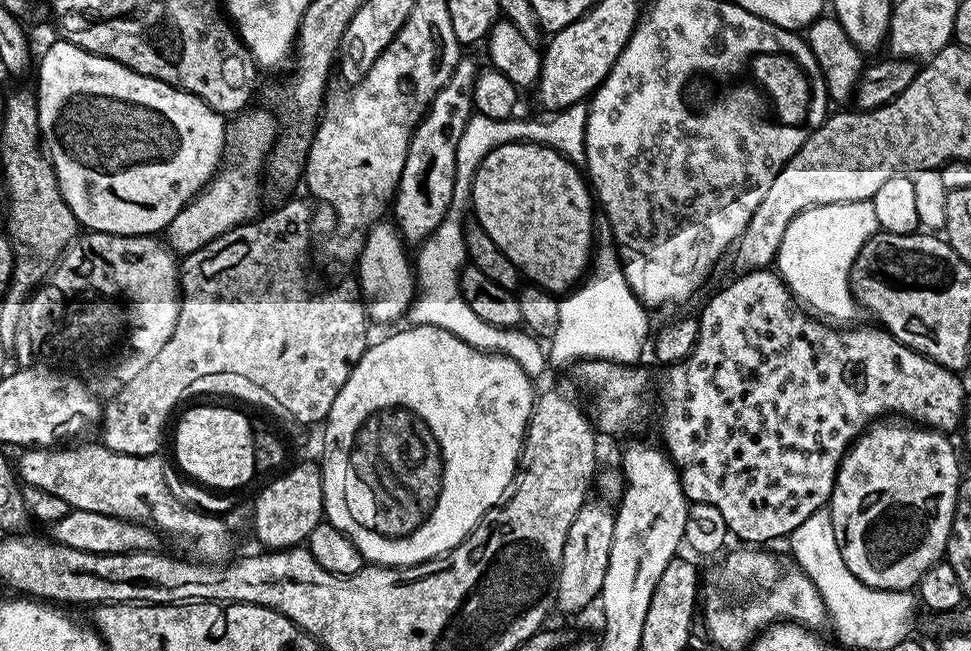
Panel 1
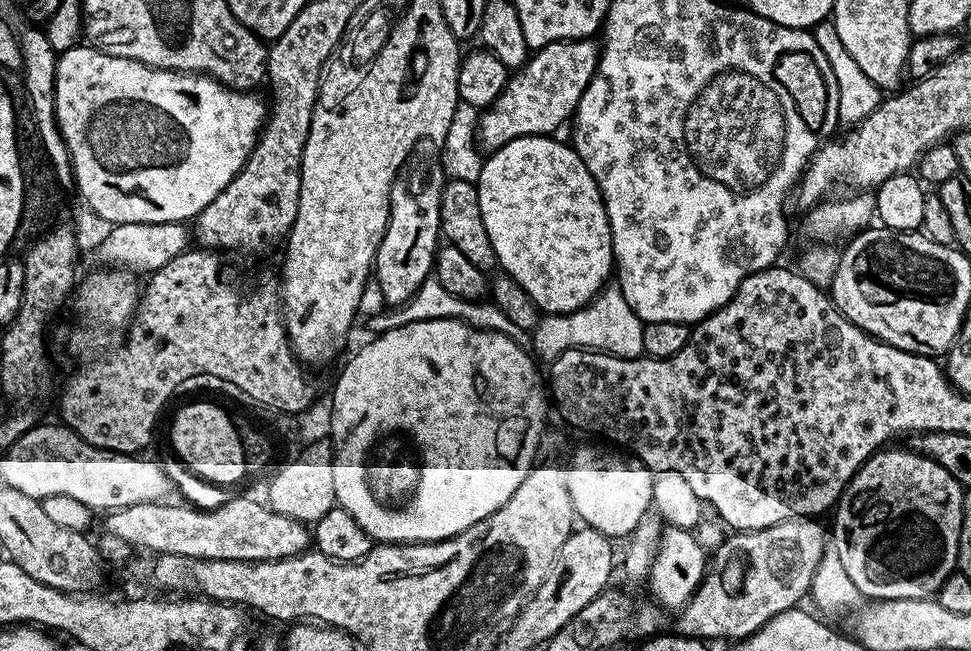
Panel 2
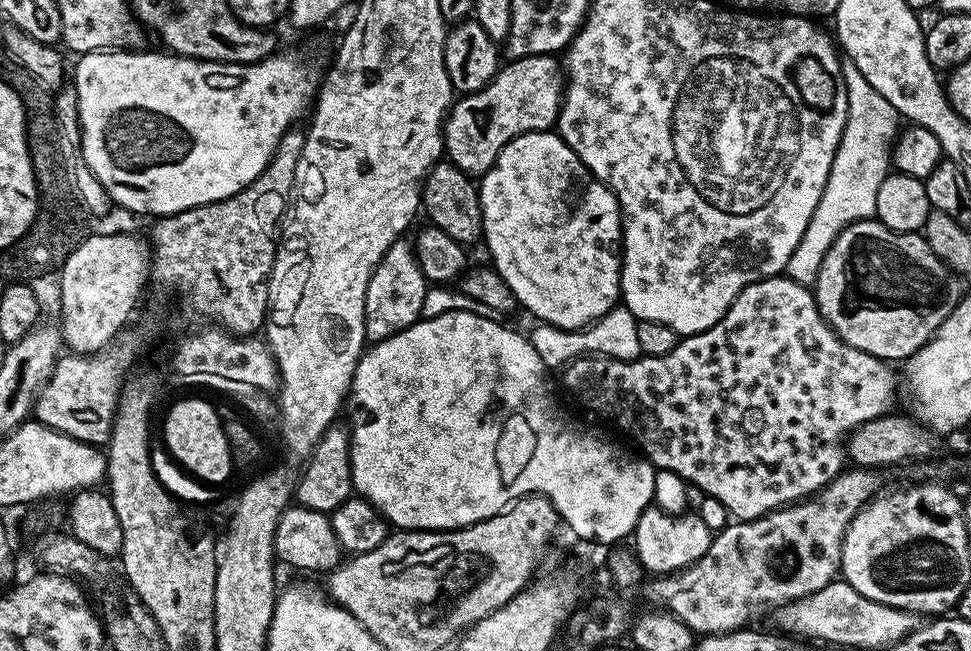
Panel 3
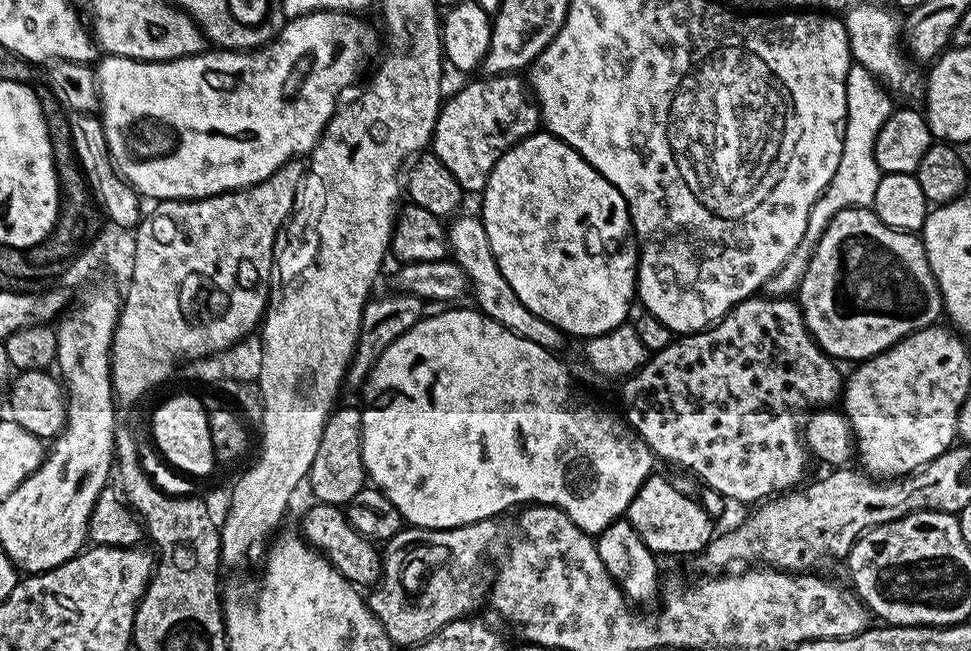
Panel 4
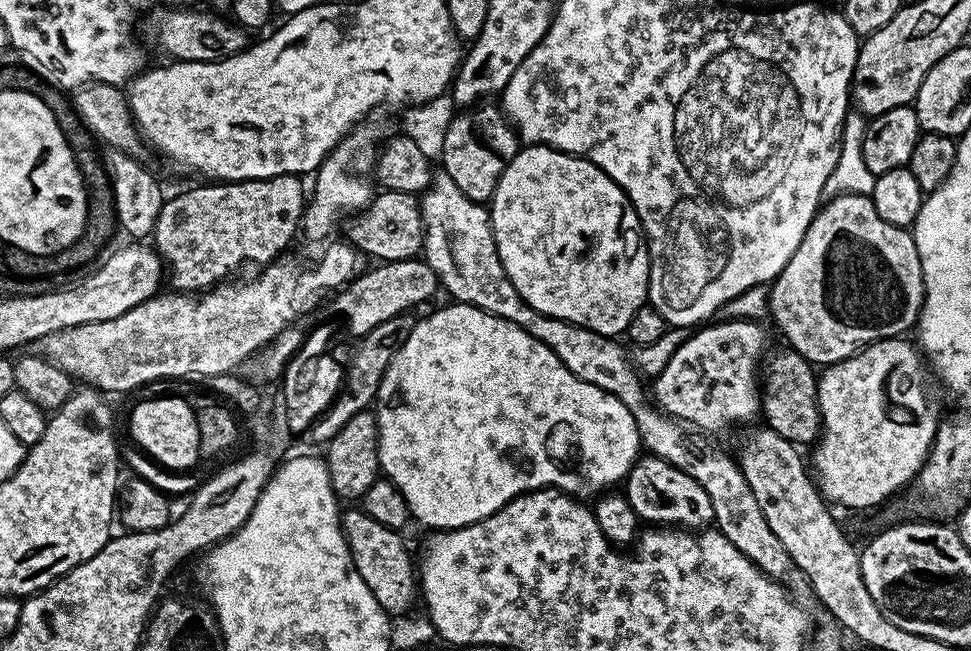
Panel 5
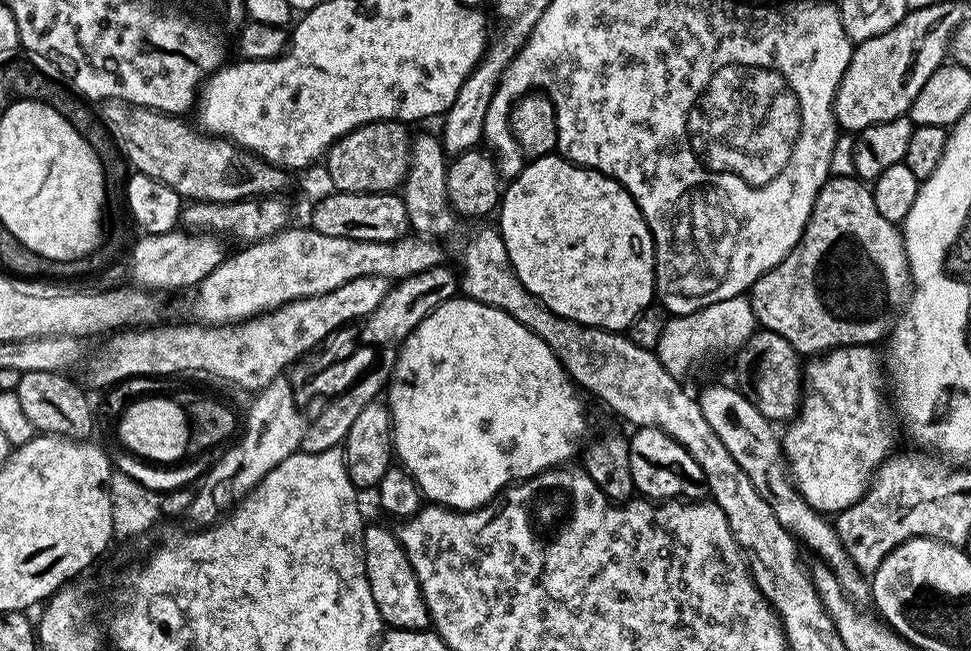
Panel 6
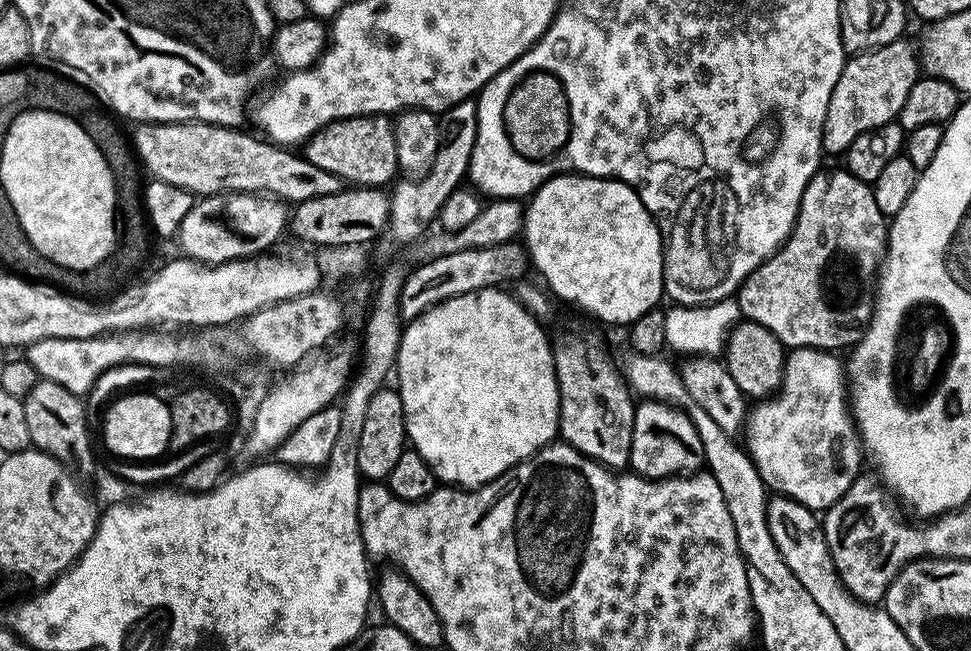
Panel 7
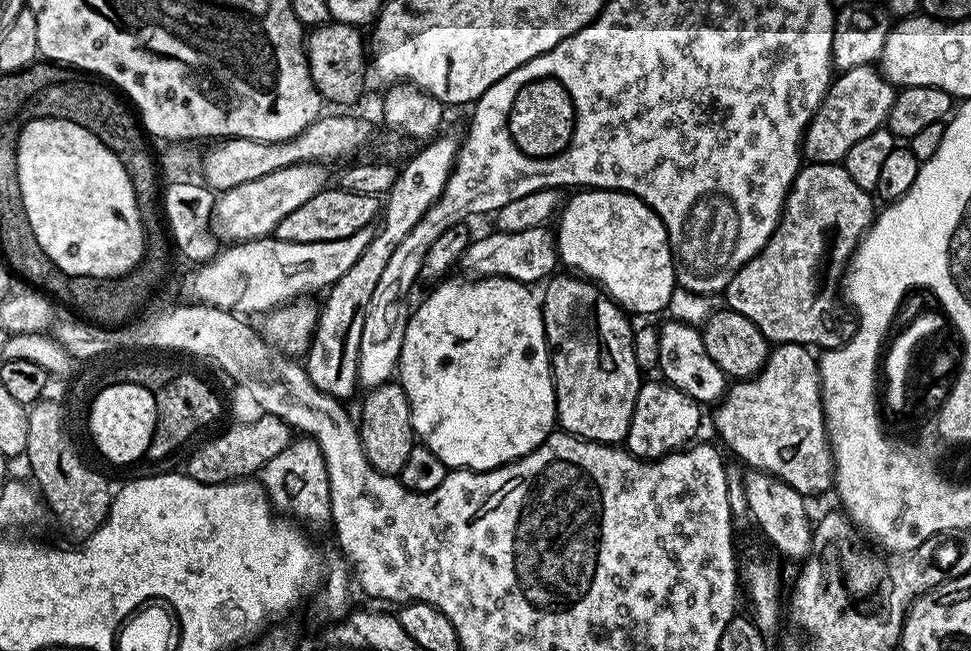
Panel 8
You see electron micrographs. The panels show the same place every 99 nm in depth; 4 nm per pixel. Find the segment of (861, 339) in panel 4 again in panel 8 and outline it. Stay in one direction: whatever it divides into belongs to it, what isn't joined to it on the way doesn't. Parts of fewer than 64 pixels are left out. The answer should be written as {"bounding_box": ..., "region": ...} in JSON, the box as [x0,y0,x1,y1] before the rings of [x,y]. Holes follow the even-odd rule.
{"bounding_box":[726,163,874,346],"region":[[[805,163],[801,167],[800,173],[794,178],[792,189],[788,191],[788,197],[784,203],[784,213],[780,216],[778,226],[774,230],[774,234],[766,242],[766,246],[762,246],[762,250],[754,258],[750,258],[750,262],[746,262],[734,274],[734,278],[728,283],[726,289],[727,307],[733,308],[738,314],[746,314],[746,318],[750,318],[750,322],[754,322],[754,326],[758,326],[758,330],[762,330],[762,334],[769,342],[776,344],[803,344],[805,346],[817,346],[823,340],[828,340],[832,336],[832,327],[836,324],[836,291],[841,291],[842,281],[846,276],[846,269],[849,267],[852,259],[852,253],[856,250],[856,245],[860,243],[865,232],[872,227],[874,219],[874,208],[872,212],[873,197],[869,193],[862,190],[862,186],[858,186],[858,182],[854,182],[854,178],[850,178],[850,174],[846,174],[843,163],[838,164],[809,164]]]}

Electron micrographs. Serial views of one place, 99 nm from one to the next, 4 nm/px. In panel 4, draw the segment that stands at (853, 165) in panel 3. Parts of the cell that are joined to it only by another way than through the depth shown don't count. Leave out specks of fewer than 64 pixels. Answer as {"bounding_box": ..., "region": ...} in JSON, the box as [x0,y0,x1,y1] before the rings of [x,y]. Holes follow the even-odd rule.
{"bounding_box":[762,63,894,299],"region":[[[853,63],[852,67],[848,69],[846,82],[847,122],[844,127],[842,159],[838,162],[838,169],[834,172],[834,177],[823,190],[821,196],[816,199],[814,206],[811,207],[810,218],[807,219],[806,231],[801,242],[798,242],[798,246],[794,248],[794,252],[790,254],[782,267],[764,283],[762,290],[769,299],[783,299],[793,295],[799,289],[813,250],[834,214],[838,214],[846,208],[871,207],[882,175],[880,167],[874,161],[873,148],[886,118],[894,110],[894,103],[892,104],[887,94],[890,95],[872,73],[868,72],[861,64]]]}

